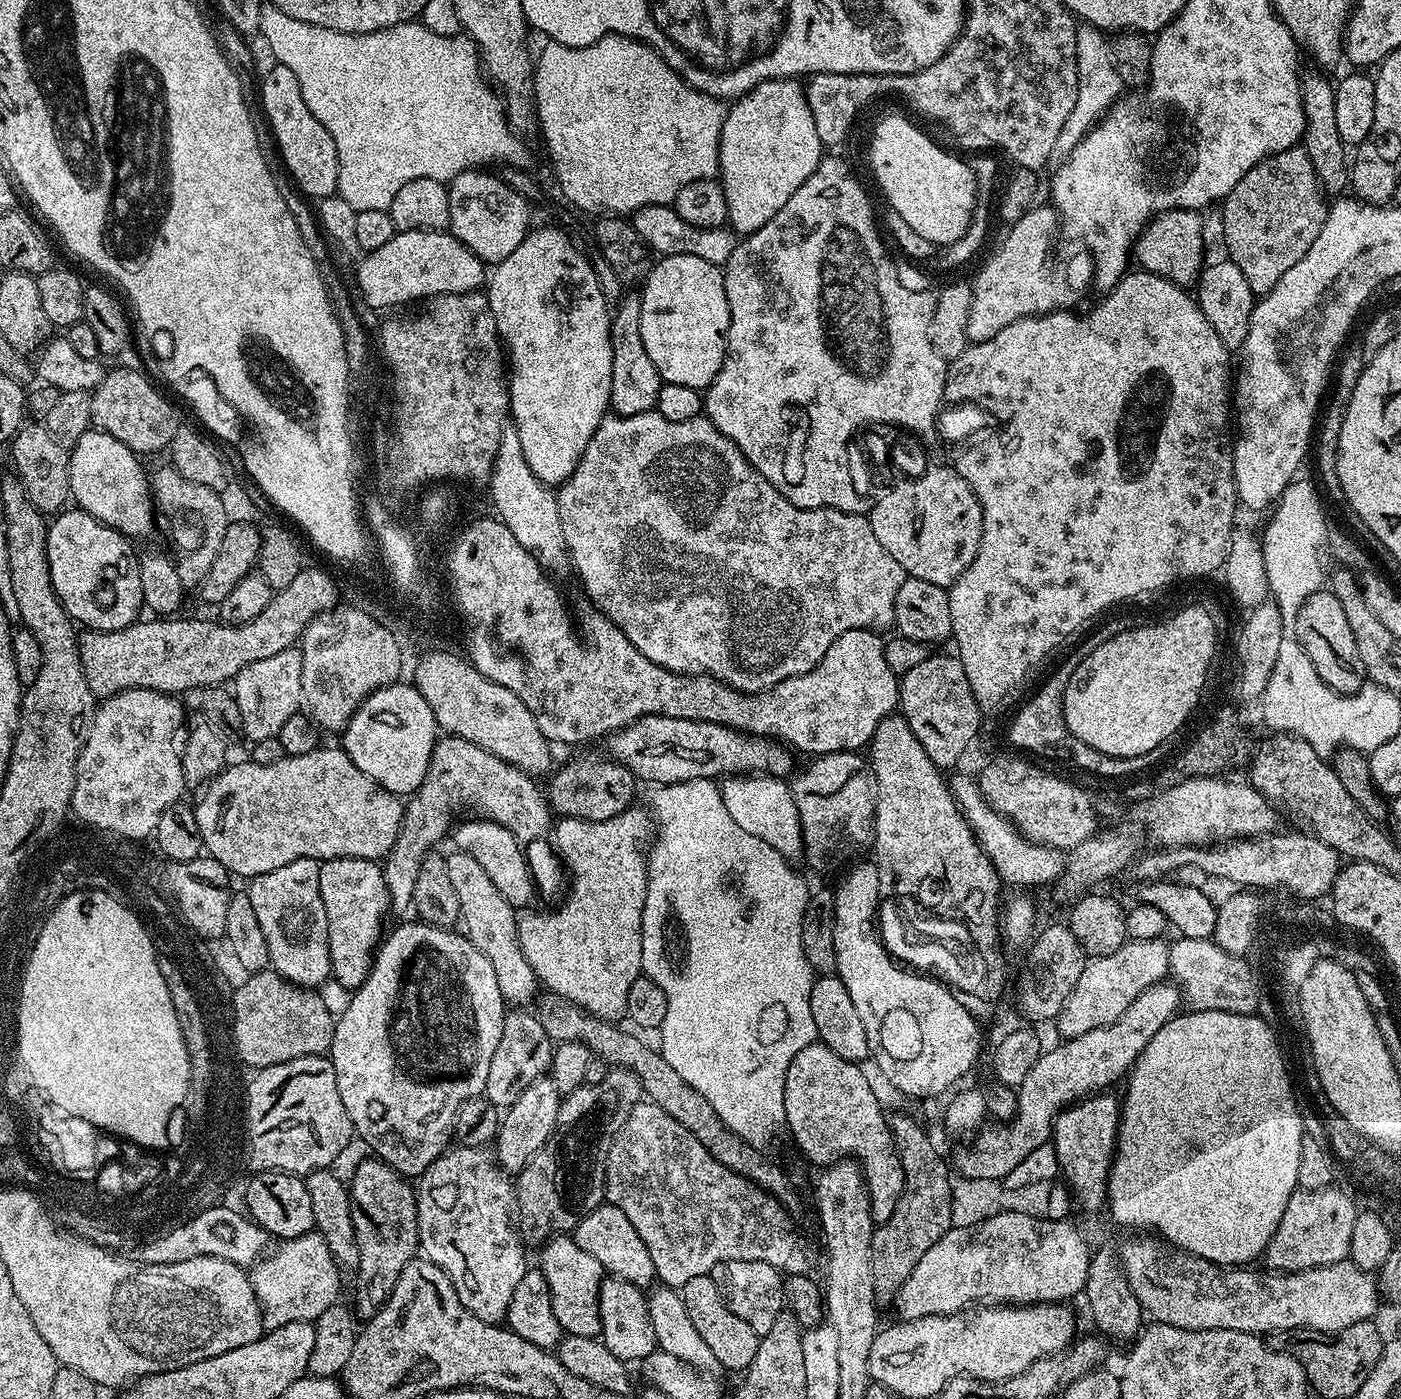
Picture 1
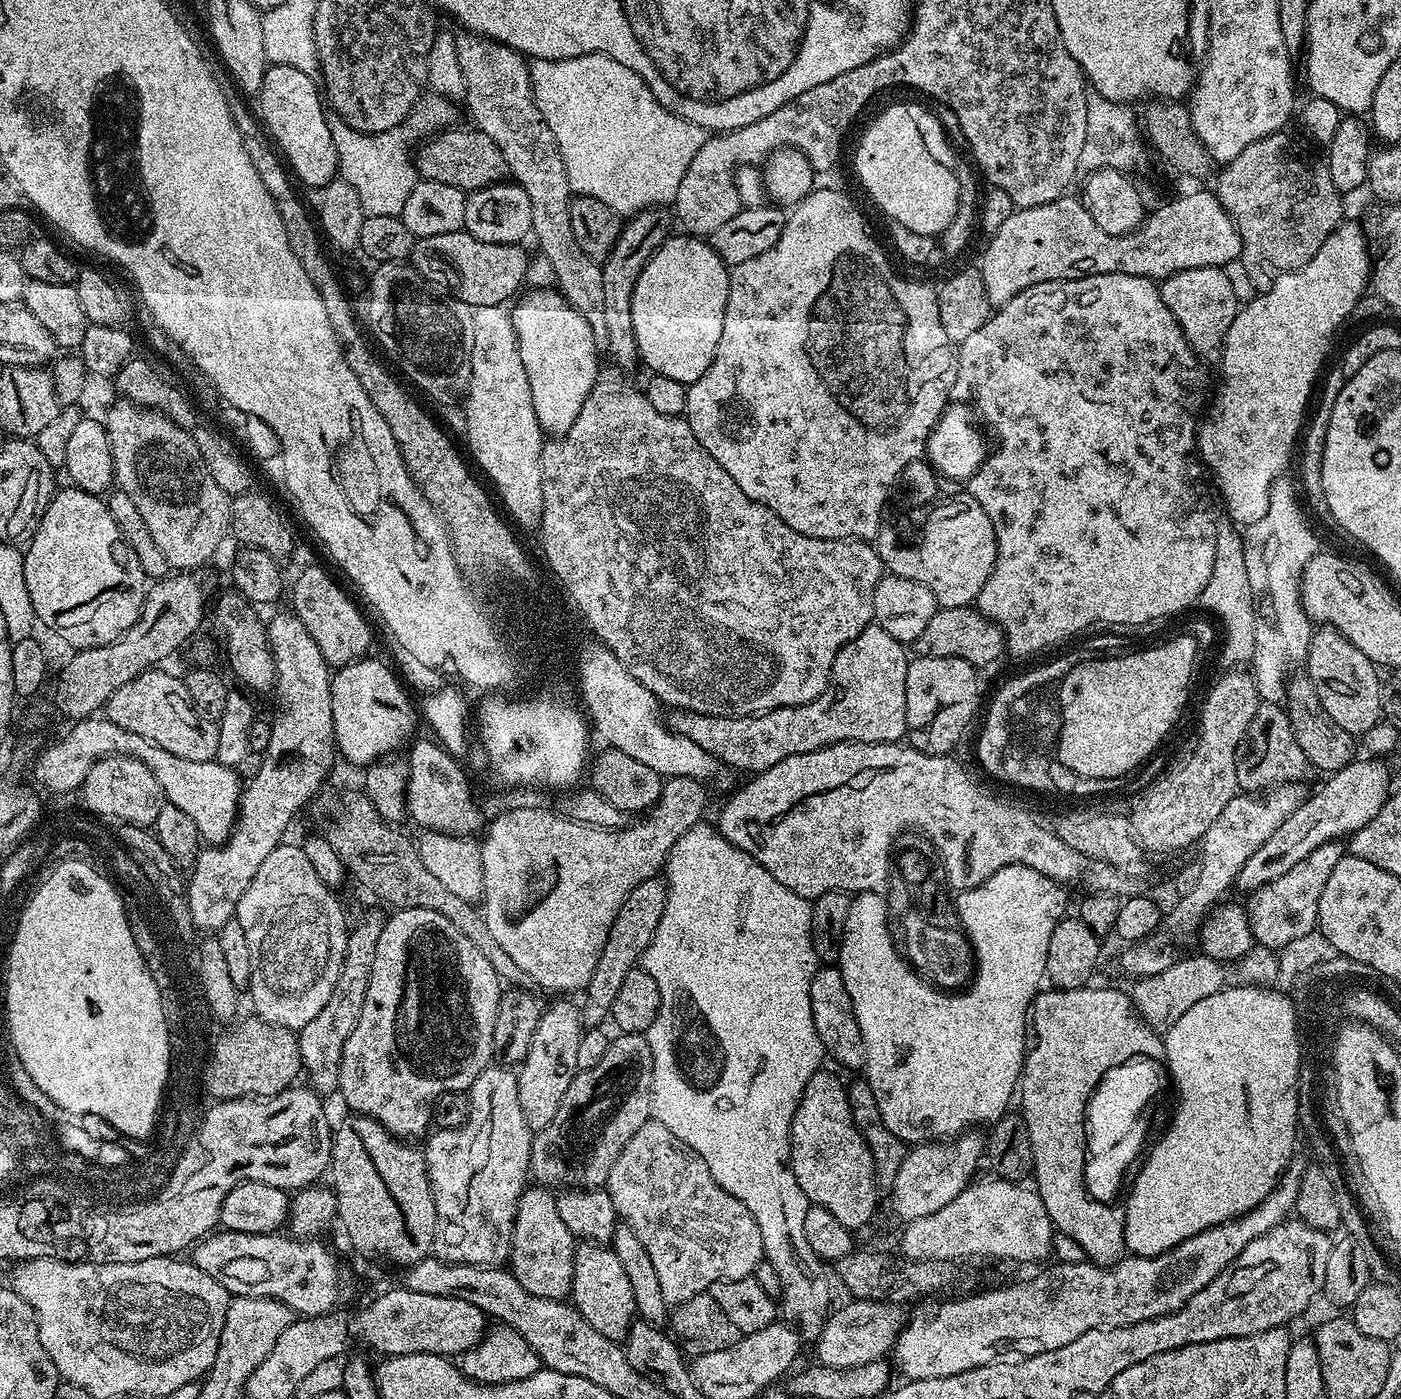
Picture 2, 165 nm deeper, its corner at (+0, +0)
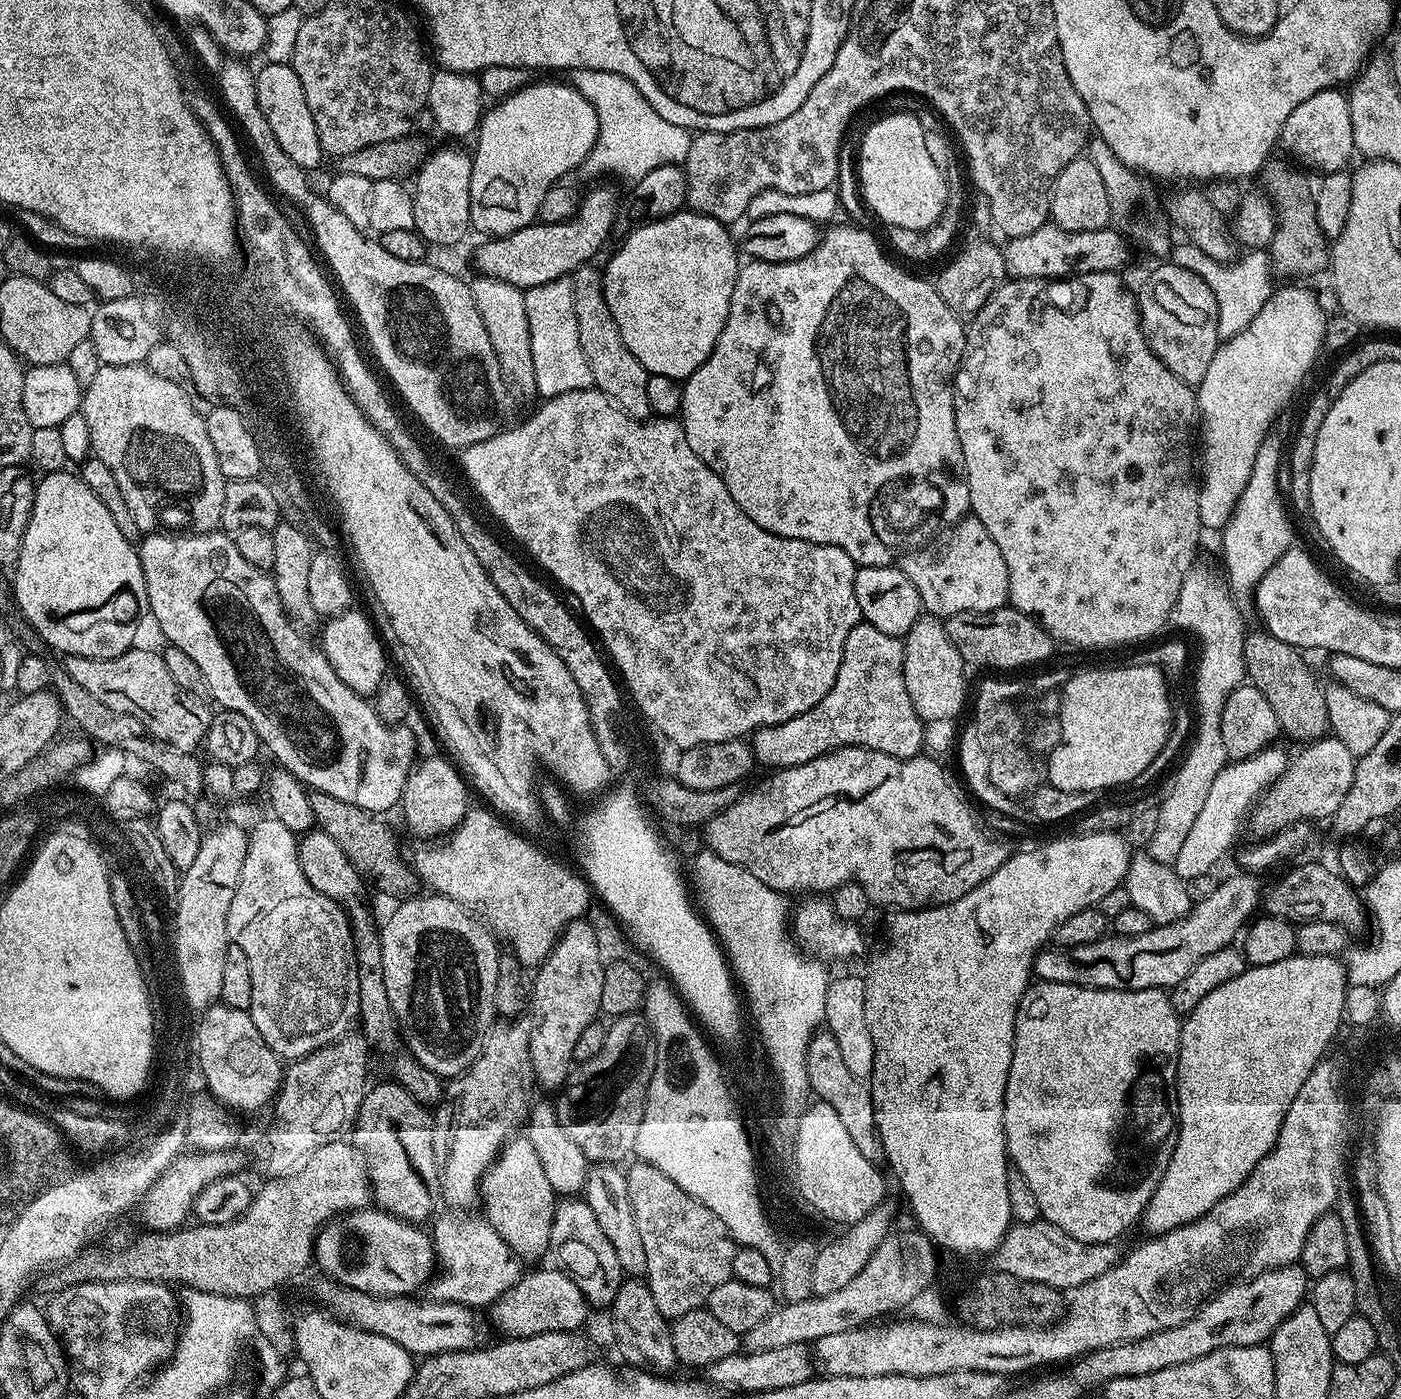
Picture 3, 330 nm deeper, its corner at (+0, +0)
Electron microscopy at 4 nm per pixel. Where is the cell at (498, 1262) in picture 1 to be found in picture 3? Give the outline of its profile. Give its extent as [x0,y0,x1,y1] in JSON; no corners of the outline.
[432,1018,534,1210]

